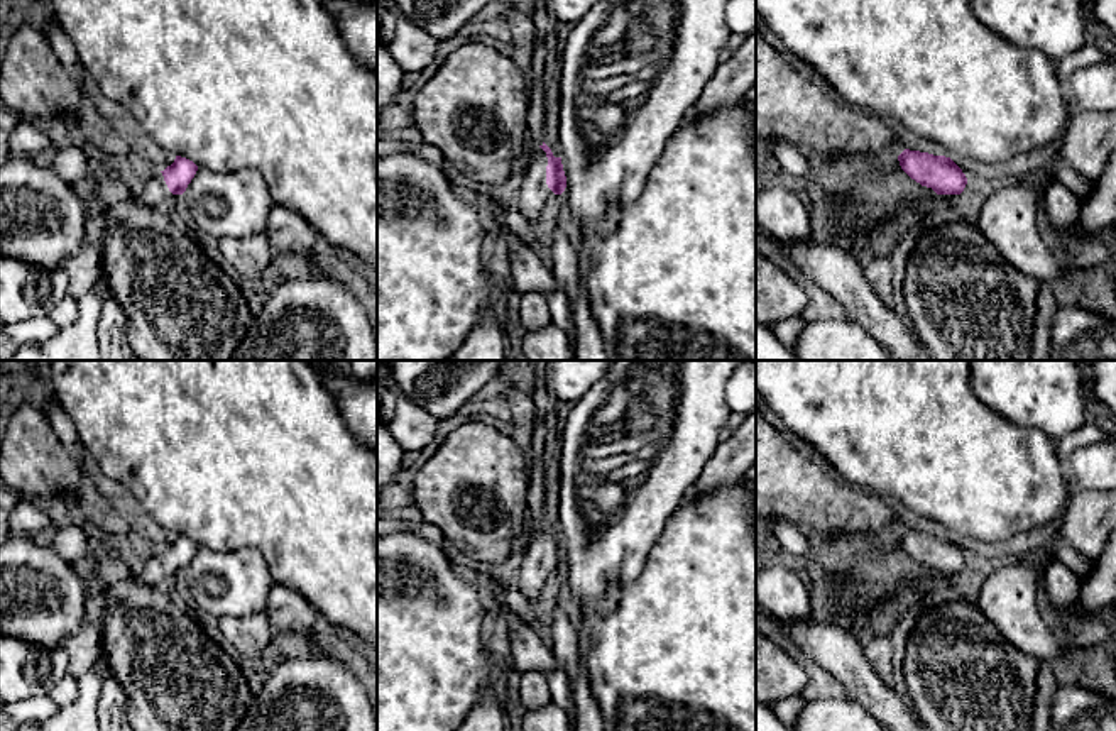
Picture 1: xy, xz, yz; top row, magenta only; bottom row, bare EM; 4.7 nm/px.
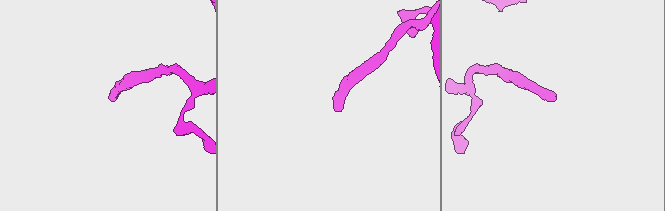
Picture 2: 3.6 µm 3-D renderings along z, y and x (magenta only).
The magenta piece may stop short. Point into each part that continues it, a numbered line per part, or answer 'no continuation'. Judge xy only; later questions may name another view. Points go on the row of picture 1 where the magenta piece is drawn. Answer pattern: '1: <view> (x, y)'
1: xy (156, 193)

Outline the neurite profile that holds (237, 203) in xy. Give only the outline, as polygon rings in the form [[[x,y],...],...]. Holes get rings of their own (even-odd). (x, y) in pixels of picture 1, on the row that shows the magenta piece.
[[[198,168],[183,193],[188,225],[211,245],[223,237],[264,234],[274,206],[264,176],[254,169],[216,173]]]

